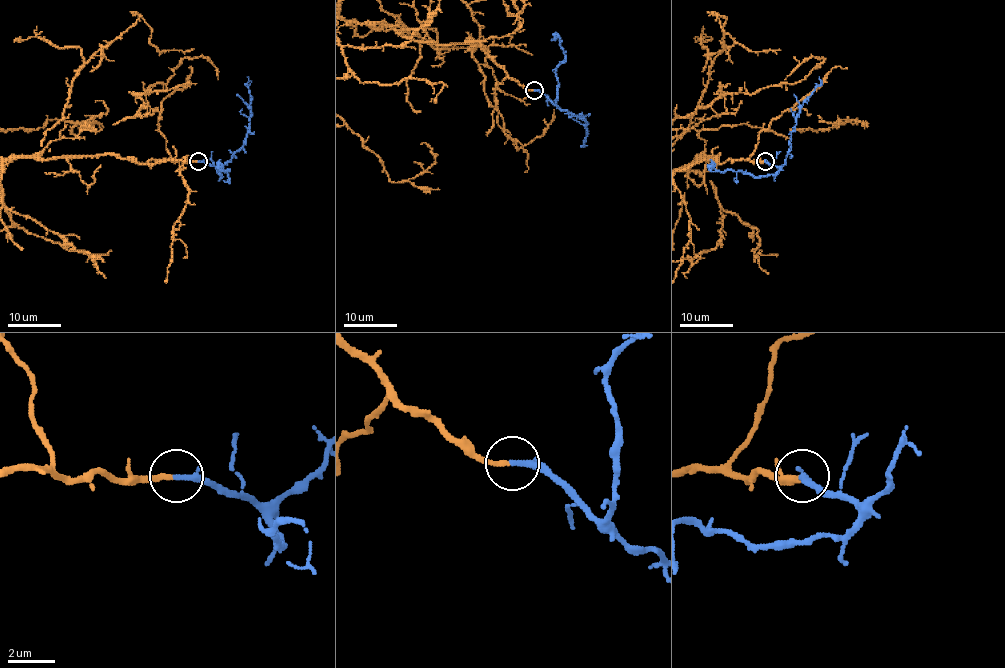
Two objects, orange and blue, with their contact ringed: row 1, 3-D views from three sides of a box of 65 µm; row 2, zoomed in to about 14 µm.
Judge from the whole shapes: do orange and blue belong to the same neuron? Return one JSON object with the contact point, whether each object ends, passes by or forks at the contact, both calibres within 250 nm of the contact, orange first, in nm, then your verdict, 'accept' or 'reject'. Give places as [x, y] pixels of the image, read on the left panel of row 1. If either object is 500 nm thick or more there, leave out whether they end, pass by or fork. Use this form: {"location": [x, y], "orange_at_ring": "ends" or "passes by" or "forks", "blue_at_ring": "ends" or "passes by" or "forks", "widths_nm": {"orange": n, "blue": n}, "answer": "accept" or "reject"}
{"location": [198, 161], "orange_at_ring": "ends", "blue_at_ring": "ends", "widths_nm": {"orange": 220, "blue": 280}, "answer": "accept"}

